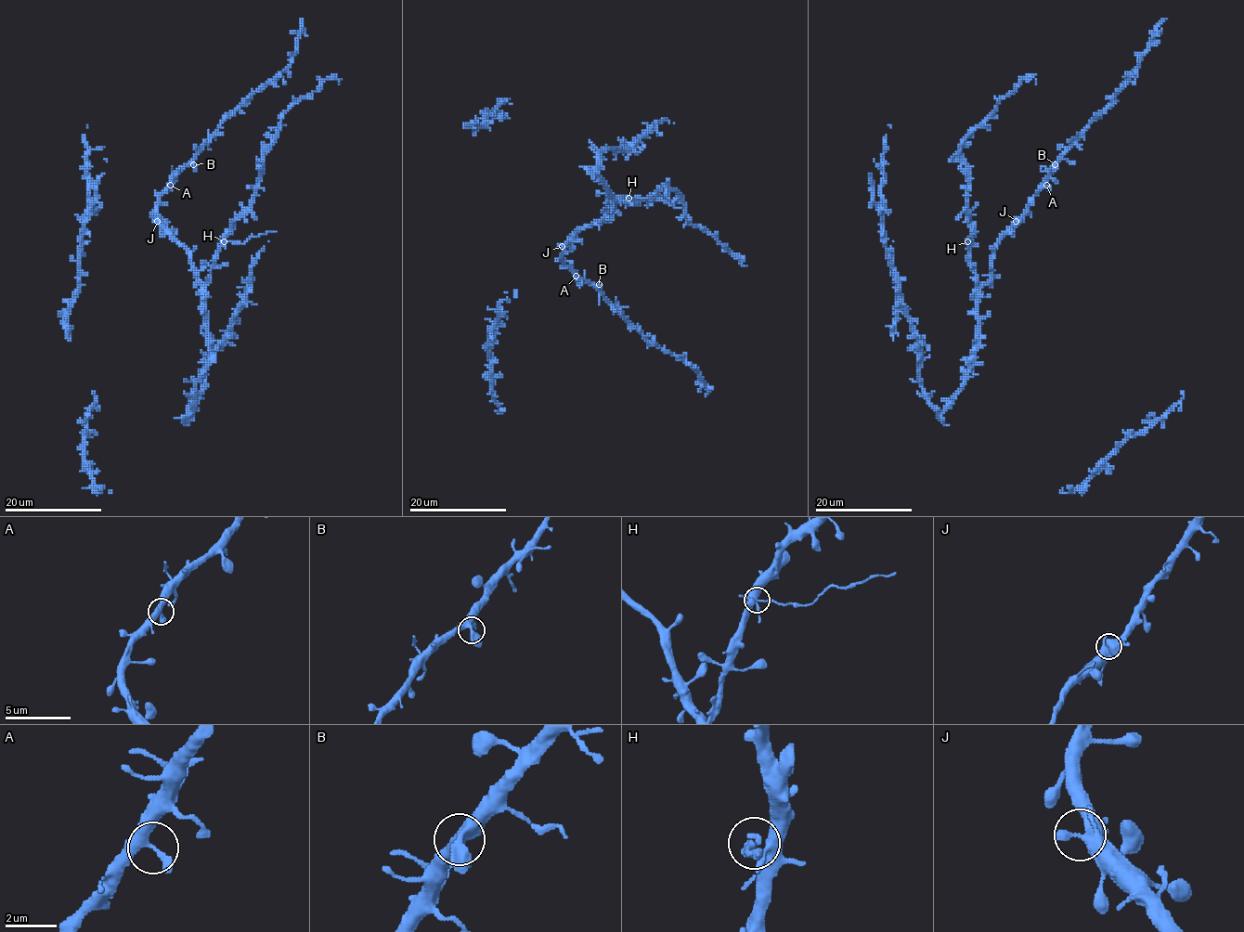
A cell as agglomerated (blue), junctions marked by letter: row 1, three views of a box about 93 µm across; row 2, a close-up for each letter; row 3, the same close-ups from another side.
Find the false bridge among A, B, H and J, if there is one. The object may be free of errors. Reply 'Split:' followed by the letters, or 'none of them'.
Split: H

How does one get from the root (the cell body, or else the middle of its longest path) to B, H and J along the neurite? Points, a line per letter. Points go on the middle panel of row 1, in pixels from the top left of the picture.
B: (613, 206), (602, 219), (585, 226), (562, 254), (562, 260), (574, 272), (595, 286), (599, 284)
H: (613, 206), (619, 200), (628, 198)
J: (613, 206), (602, 219), (580, 227), (562, 246)

